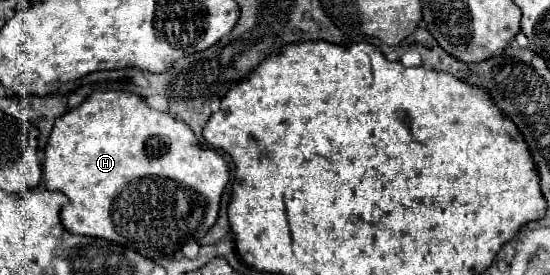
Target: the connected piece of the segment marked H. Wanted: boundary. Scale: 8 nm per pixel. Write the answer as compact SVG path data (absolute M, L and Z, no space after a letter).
M104 90L104 92L92 92L76 110L70 110L68 114L60 116L54 124L54 130L50 134L48 146L46 146L46 158L44 158L44 180L46 180L46 188L48 190L58 190L64 192L68 196L68 204L62 208L60 212L60 220L64 224L64 228L72 234L84 234L84 236L94 236L94 238L104 238L110 242L116 242L124 248L130 248L134 252L138 252L140 256L146 258L160 258L160 256L170 256L174 252L178 252L188 240L200 240L208 234L208 230L216 224L218 220L218 212L220 212L220 198L222 192L230 180L230 166L228 162L212 148L202 148L196 140L196 136L192 134L192 130L182 122L176 120L170 114L158 112L154 108L150 108L142 96L132 94L132 92L122 92L122 90Z

